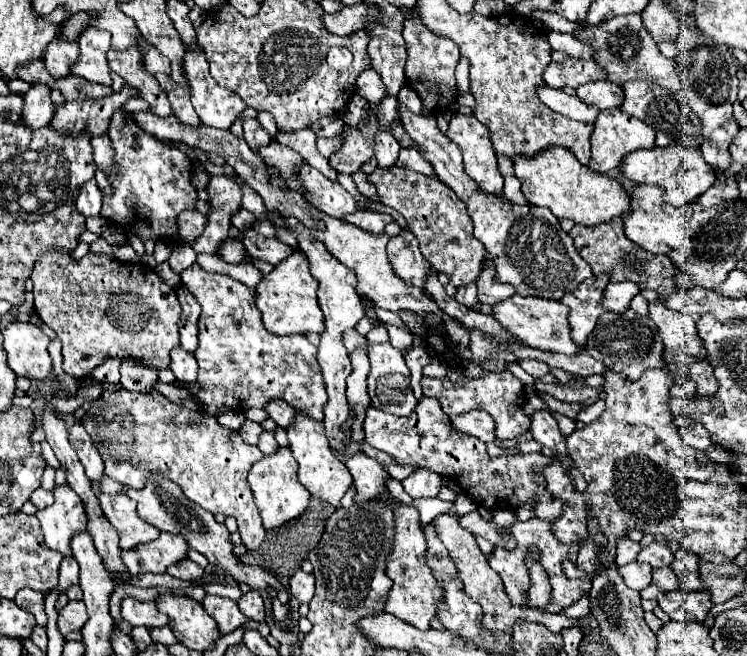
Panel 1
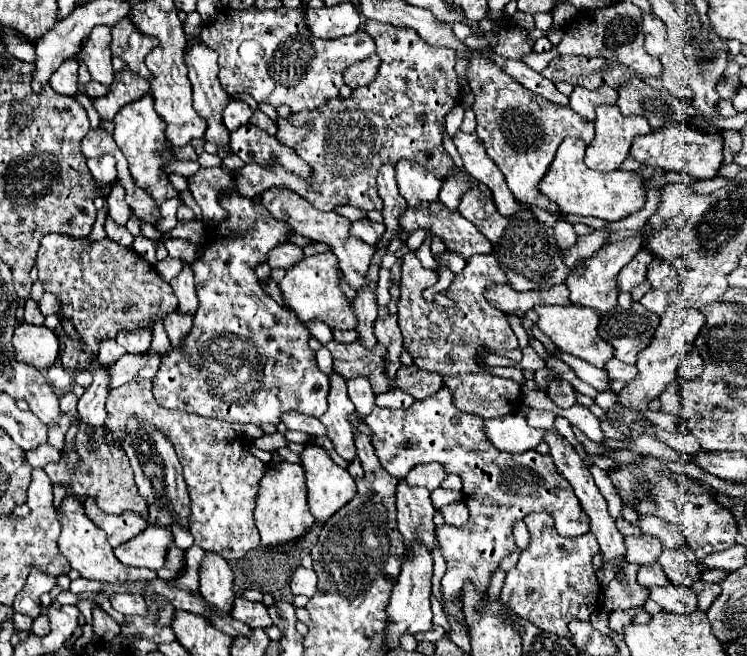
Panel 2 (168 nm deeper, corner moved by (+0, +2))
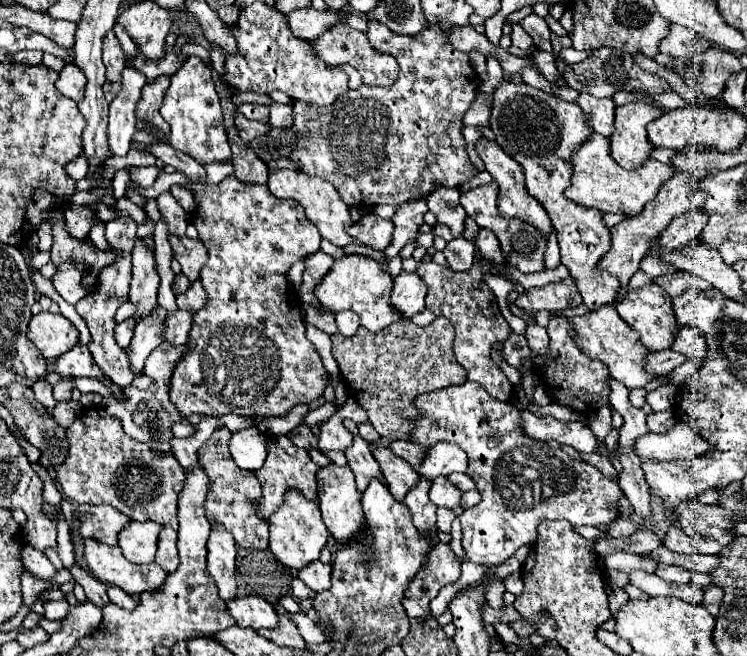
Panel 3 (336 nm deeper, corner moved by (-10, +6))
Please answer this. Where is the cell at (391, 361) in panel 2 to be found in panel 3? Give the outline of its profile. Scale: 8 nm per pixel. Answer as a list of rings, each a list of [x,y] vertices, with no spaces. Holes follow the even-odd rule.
[[[401,271],[395,279],[391,305],[395,305],[395,309],[399,309],[399,313],[405,319],[409,319],[411,315],[425,309],[425,295],[427,295],[427,285],[417,275],[417,271],[413,271],[413,273]]]

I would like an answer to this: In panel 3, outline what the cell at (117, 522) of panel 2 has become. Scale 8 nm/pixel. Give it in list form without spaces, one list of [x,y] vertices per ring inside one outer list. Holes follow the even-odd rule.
[[[77,505],[75,517],[81,539],[91,537],[105,545],[117,545],[117,535],[129,521],[111,505]]]

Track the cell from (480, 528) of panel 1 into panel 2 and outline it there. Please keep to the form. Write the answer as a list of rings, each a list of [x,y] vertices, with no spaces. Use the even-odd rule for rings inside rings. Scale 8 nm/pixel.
[[[451,503],[447,507],[441,507],[441,513],[445,517],[445,523],[449,523],[453,527],[469,523],[469,509],[465,503]]]

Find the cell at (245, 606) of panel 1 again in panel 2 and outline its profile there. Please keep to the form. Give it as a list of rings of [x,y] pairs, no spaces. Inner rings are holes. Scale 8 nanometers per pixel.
[[[237,597],[235,603],[233,603],[233,609],[229,613],[233,619],[237,621],[243,621],[245,625],[249,627],[269,627],[273,625],[271,623],[271,617],[267,613],[267,607],[263,603],[253,603],[253,601],[247,601],[243,597]]]

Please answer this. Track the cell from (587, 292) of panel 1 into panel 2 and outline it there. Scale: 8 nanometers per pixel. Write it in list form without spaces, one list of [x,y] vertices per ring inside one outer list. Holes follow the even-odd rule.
[[[625,239],[619,243],[611,243],[601,247],[593,257],[589,257],[585,261],[585,267],[581,271],[577,271],[573,277],[569,277],[565,281],[567,289],[569,289],[569,301],[577,303],[585,307],[597,310],[601,315],[615,309],[617,307],[617,273],[623,269],[623,265],[635,257],[635,253],[641,249],[641,241],[639,239]]]

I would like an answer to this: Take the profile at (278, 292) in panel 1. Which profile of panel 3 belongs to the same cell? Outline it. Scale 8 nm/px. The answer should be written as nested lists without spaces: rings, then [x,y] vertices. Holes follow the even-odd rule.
[[[347,255],[343,259],[335,261],[333,269],[315,287],[315,295],[333,313],[345,311],[345,309],[355,311],[361,317],[361,325],[367,327],[369,331],[377,333],[377,331],[389,327],[391,323],[403,319],[403,315],[389,301],[391,289],[393,289],[393,279],[391,279],[389,271],[381,267],[381,263],[373,261],[371,257],[363,257],[363,255]]]

